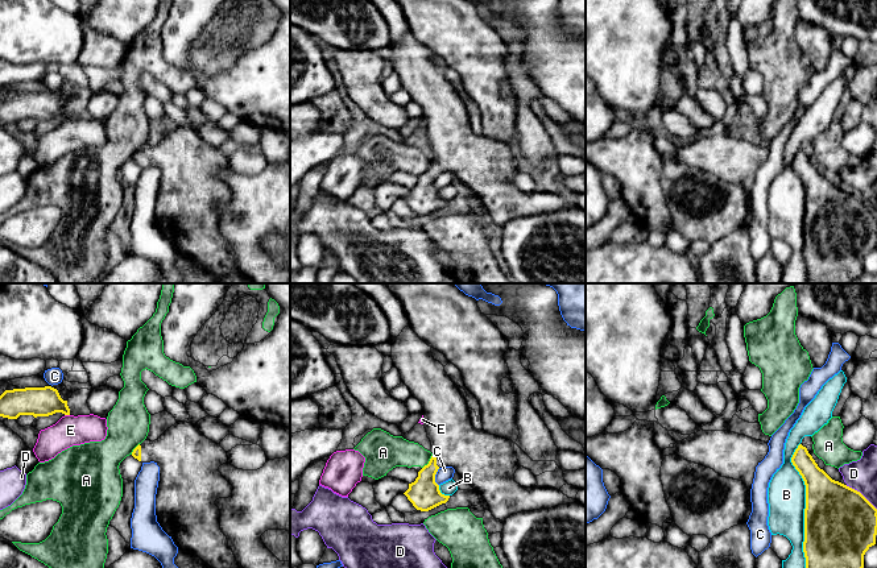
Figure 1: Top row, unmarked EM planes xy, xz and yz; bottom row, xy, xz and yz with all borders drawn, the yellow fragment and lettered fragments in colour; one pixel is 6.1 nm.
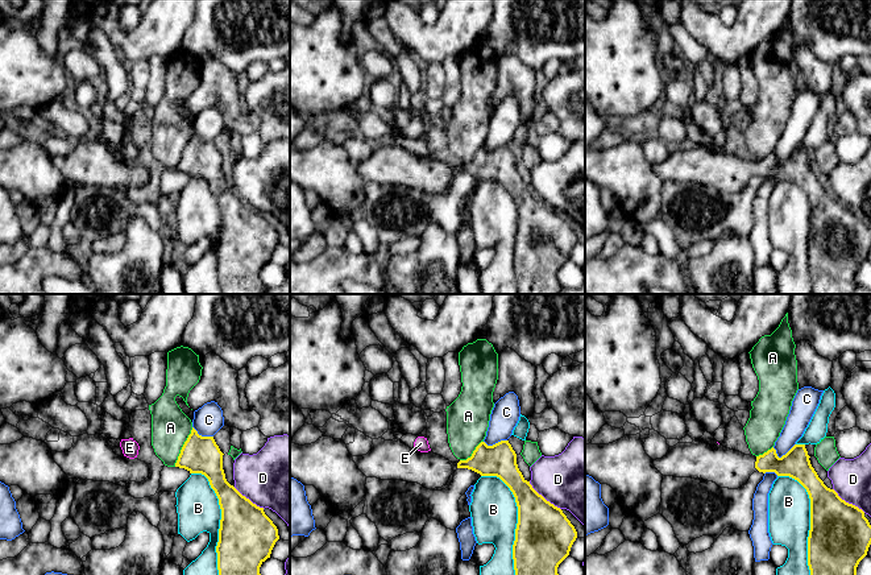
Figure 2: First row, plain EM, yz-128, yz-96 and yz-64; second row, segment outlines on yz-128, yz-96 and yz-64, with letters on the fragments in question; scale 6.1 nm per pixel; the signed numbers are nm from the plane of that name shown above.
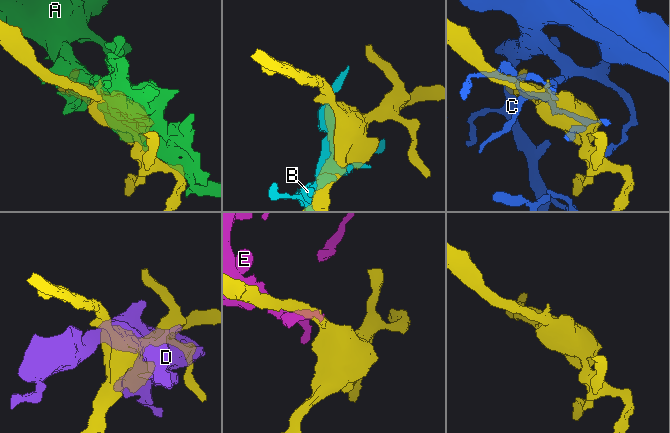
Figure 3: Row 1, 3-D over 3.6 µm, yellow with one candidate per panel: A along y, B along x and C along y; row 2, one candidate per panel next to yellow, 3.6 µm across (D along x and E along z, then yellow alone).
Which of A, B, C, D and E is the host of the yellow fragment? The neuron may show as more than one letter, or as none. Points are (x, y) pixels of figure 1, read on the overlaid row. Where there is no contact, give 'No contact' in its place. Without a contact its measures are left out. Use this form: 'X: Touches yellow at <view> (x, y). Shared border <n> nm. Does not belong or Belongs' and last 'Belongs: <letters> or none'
A: Touches yellow at xz (429, 461). Shared border 110 nm. Does not belong
B: Touches yellow at yz (806, 505). Shared border 750 nm. Does not belong
C: Touches yellow at xz (434, 477). Shared border 110 nm. Does not belong
D: Touches yellow at yz (861, 494). Shared border 240 nm. Does not belong
E: Touches yellow at xy (67, 414). Shared border 30 nm. Does not belong
Belongs: none

